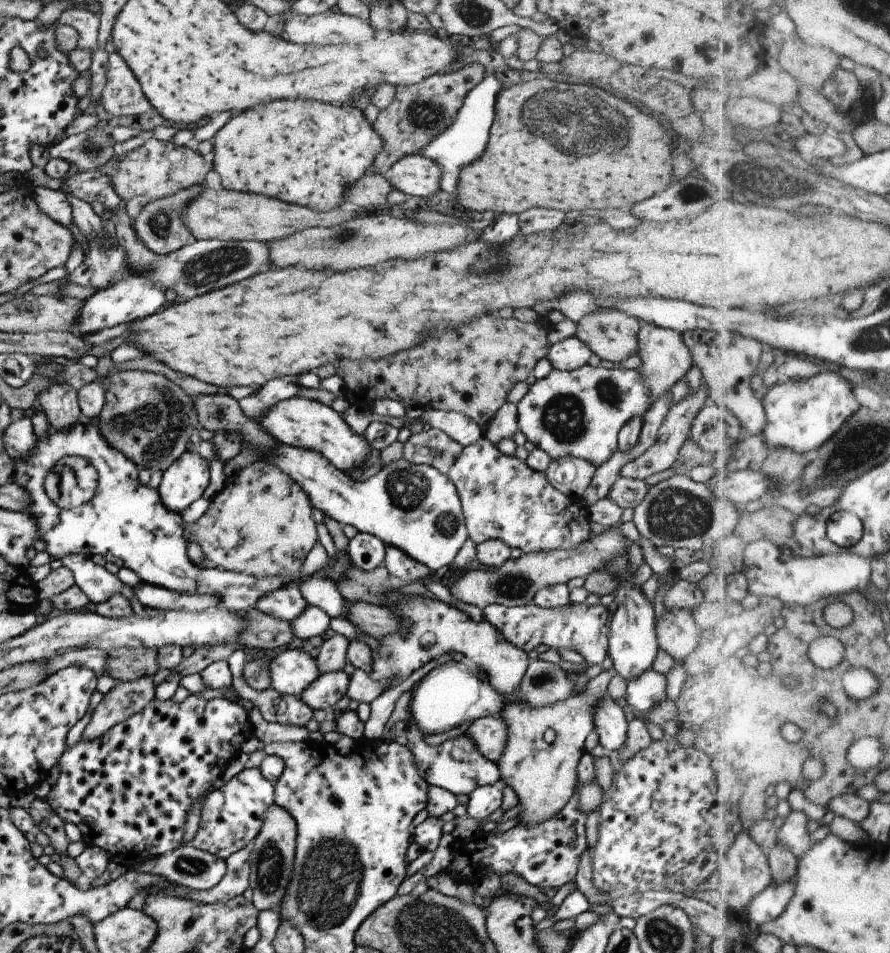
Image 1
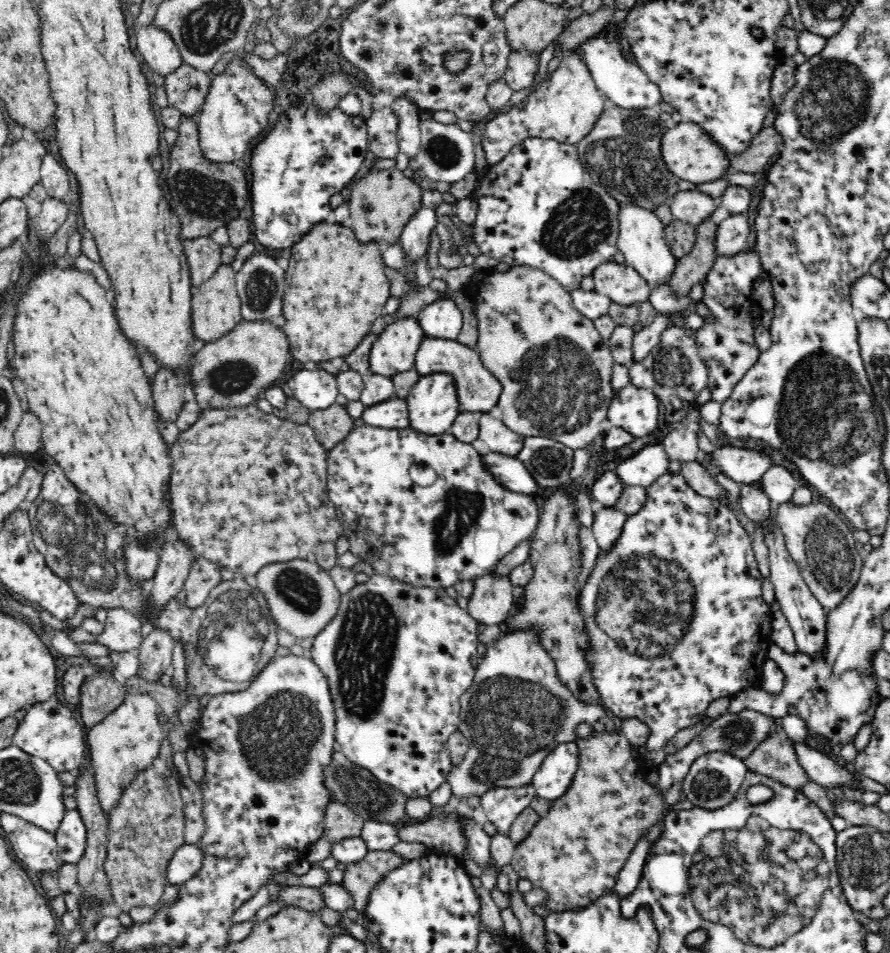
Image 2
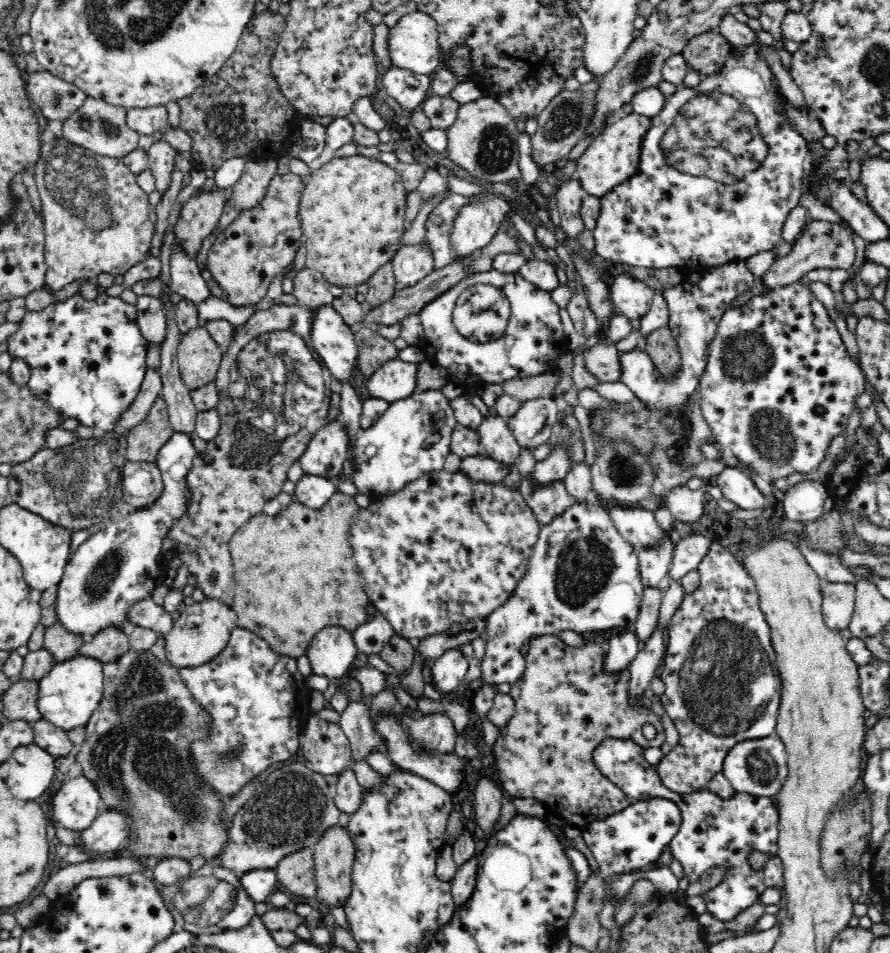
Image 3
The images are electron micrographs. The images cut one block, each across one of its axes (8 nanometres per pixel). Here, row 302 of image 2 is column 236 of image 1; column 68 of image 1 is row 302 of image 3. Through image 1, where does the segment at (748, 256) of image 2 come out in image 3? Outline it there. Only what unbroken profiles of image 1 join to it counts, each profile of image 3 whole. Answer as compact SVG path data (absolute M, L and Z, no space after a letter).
M801 281L793 282L788 286L776 286L769 289L766 294L752 296L749 301L741 307L734 307L722 314L716 326L716 334L708 344L708 358L704 372L700 377L700 403L702 415L712 430L716 445L725 449L735 458L737 462L750 467L752 471L763 474L774 485L774 482L781 484L782 480L799 472L808 474L816 471L819 465L825 460L828 448L836 437L843 436L847 430L848 420L856 408L856 400L868 390L867 378L864 371L855 358L847 351L841 334L838 332L834 321L829 316L827 308L817 296L809 290L809 283Z

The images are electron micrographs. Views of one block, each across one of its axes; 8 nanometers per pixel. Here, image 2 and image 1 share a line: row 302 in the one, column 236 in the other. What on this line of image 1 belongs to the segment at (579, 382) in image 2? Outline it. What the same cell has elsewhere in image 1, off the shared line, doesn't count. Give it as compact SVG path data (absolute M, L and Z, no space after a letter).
M263 460L253 461L227 480L222 489L209 499L205 512L203 512L195 522L182 526L182 535L187 543L195 542L195 544L199 544L199 548L201 549L202 556L205 558L206 563L214 568L234 573L243 573L254 576L255 578L272 576L291 577L300 570L302 562L310 551L310 548L313 548L313 545L317 542L317 533L315 533L315 525L311 519L311 506L307 495L301 490L301 487L294 480L291 480L284 472L277 470L272 464Z

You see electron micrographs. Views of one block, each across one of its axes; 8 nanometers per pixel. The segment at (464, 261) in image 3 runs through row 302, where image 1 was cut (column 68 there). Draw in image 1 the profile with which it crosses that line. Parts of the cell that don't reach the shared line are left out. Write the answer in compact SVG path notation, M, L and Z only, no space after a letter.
M59 381L38 392L36 401L53 430L60 431L78 422L80 410L76 392L72 386Z

